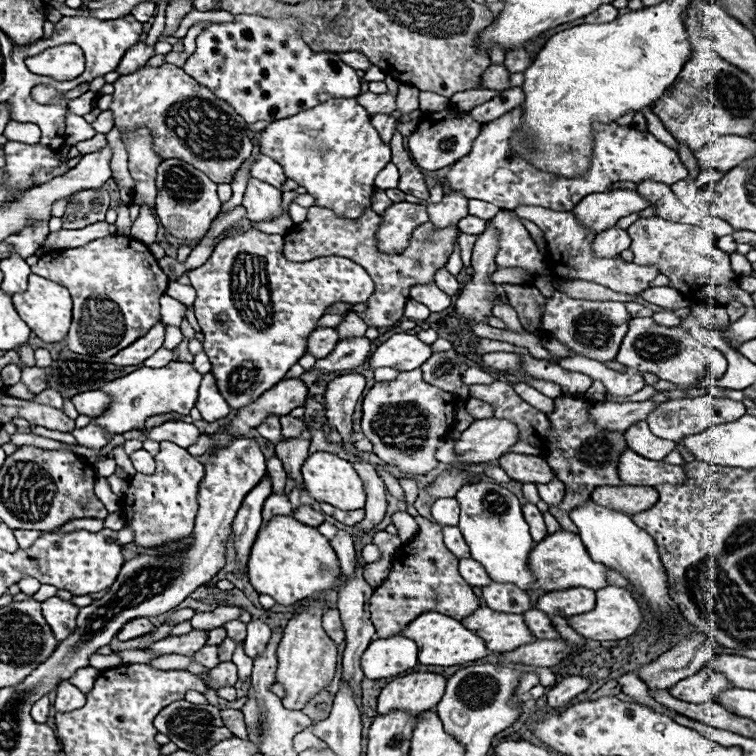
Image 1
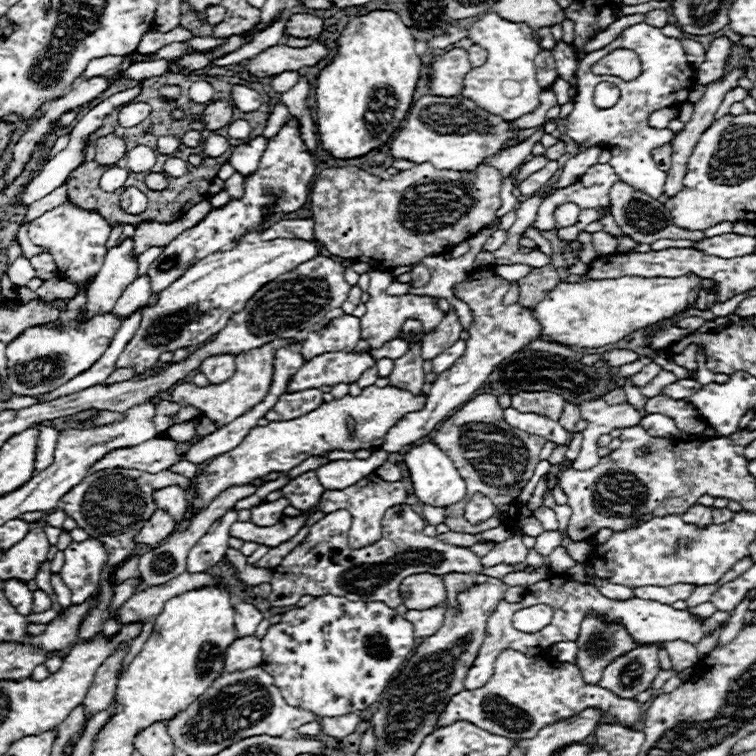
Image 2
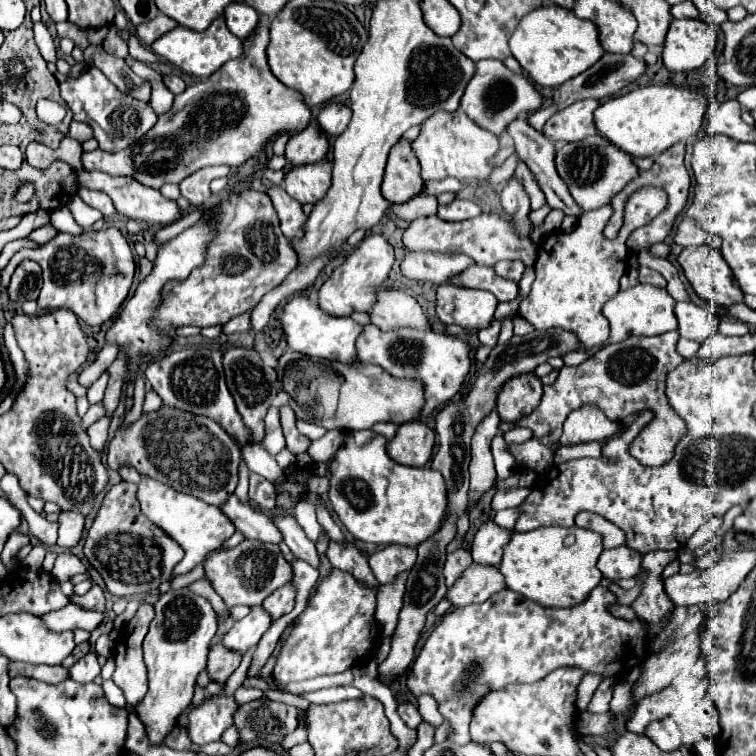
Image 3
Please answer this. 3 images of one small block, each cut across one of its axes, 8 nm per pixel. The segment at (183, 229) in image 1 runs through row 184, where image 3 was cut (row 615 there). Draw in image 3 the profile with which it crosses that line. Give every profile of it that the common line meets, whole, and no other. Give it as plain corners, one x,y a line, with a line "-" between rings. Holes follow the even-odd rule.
188,588
168,590
154,604
156,618
144,638
144,662
148,666
148,692
136,706
152,744
158,744
174,728
180,712
192,702
198,674
206,668
210,642
218,630
212,604

